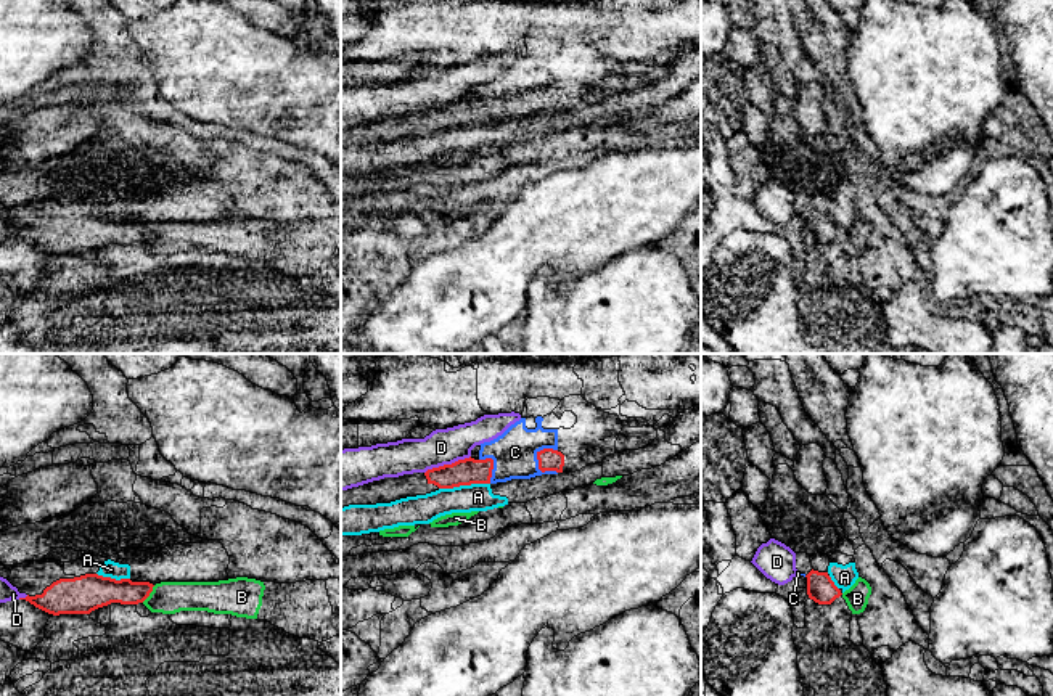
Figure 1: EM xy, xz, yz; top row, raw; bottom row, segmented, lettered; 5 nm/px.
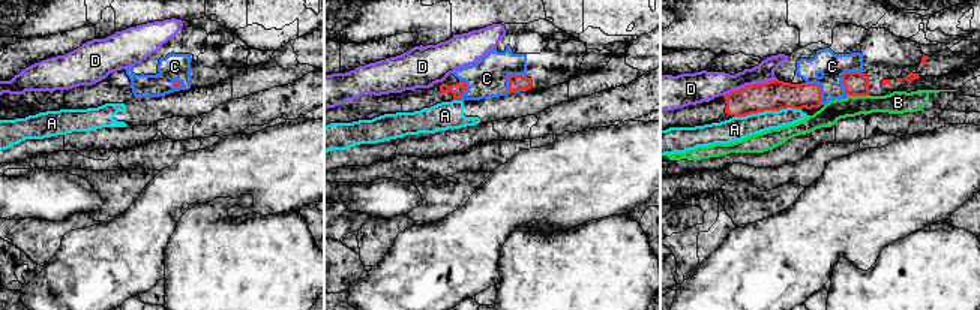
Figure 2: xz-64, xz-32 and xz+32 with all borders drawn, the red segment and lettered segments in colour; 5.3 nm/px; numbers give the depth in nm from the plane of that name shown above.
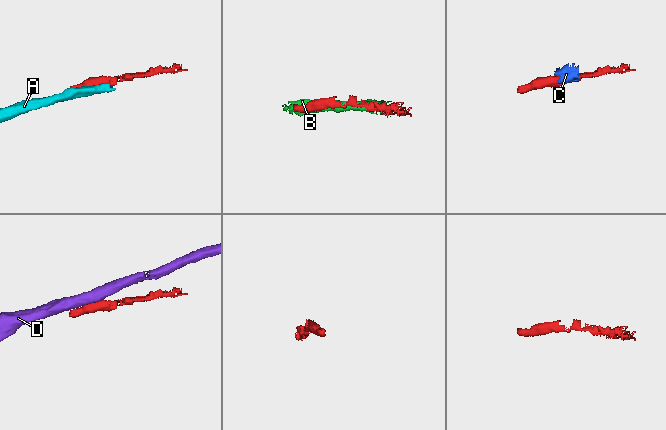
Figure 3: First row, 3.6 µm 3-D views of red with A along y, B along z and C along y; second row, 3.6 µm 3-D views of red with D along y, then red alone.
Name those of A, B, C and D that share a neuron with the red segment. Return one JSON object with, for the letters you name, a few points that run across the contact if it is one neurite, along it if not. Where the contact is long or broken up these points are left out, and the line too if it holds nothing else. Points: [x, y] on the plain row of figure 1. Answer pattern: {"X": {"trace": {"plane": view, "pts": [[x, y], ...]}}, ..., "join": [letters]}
{"C": {"trace": {"plane": "xz", "pts": [[549, 100], [539, 108], [524, 94], [515, 92]]}}, "join": ["C"]}

